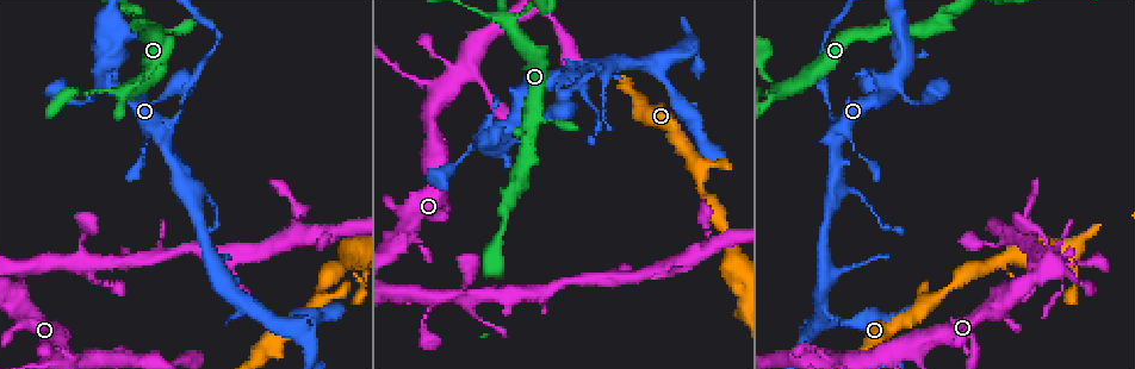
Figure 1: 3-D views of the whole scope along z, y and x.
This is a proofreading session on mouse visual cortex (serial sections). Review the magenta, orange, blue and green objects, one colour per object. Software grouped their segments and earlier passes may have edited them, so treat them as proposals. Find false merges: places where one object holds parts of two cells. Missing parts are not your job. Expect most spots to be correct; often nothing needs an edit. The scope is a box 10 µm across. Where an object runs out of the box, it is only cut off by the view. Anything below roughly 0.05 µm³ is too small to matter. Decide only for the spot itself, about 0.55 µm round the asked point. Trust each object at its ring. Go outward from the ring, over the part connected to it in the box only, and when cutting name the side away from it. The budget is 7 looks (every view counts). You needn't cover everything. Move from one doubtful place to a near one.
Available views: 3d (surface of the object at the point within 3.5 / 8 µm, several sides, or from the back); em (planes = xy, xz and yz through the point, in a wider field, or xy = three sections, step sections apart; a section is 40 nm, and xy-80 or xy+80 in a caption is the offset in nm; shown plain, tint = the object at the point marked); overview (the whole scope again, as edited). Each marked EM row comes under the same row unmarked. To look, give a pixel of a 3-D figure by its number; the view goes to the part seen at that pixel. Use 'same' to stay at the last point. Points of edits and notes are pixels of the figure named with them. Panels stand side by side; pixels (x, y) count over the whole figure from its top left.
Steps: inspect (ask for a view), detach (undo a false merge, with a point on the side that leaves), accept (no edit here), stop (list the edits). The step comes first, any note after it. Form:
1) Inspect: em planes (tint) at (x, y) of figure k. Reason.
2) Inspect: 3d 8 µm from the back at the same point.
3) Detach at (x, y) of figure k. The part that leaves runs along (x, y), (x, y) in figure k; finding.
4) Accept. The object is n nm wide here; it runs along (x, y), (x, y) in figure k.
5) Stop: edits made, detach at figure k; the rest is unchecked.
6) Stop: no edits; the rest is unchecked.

Inspect: 3d 3.5 µm at (690, 45) of figure 1. Abrupt turn.

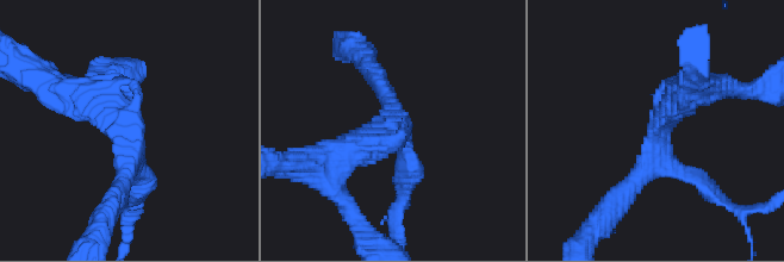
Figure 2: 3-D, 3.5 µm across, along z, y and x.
Inspect: em xy step 2 (tint) at (659, 143) of figure 2. 3 arms meet here; the arms are 250, 250, 450 nm wide.

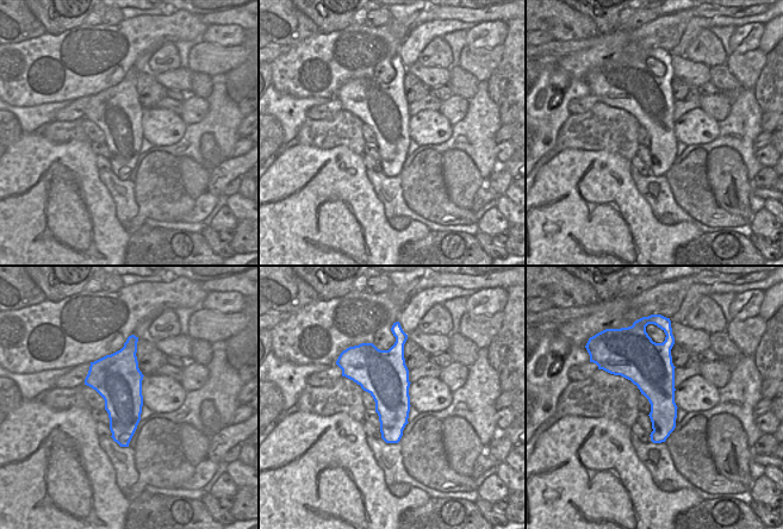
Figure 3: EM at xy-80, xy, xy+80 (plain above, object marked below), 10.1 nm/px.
Accept. It runs along (82, 95), (130, 132), (141, 194) in figure 2; continuous, no second cell.

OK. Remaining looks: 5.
Inspect: 3d 3.5 µm at (235, 258) of figure 1. A fork.

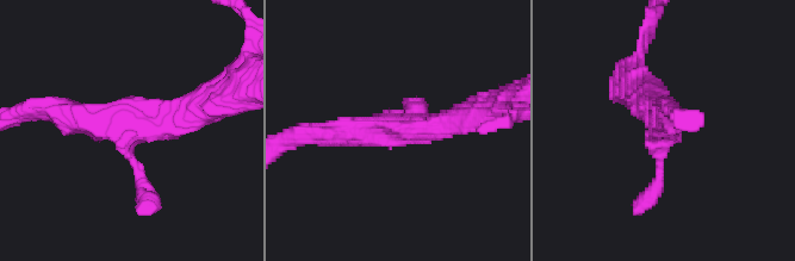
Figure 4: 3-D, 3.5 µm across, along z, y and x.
Accept. Continuous, no second cell.

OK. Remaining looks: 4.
Inspect: 3d 8 µm at (830, 105) of figure 1. Thin neck.

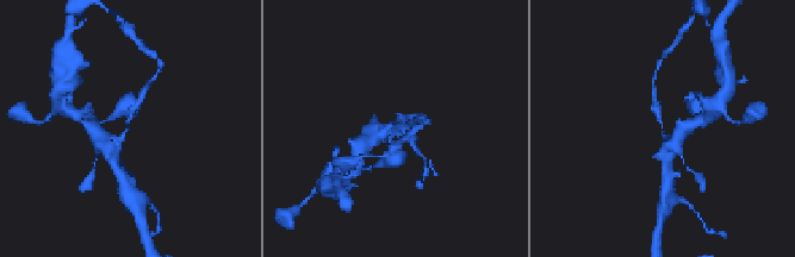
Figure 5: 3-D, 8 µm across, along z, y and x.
Inspect: 3d 3.5 µm at the same point.

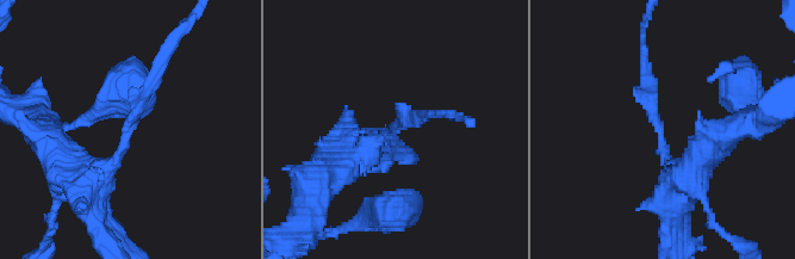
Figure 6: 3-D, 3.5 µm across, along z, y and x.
Inspect: em planes (tint) at (390, 128) of figure 6.

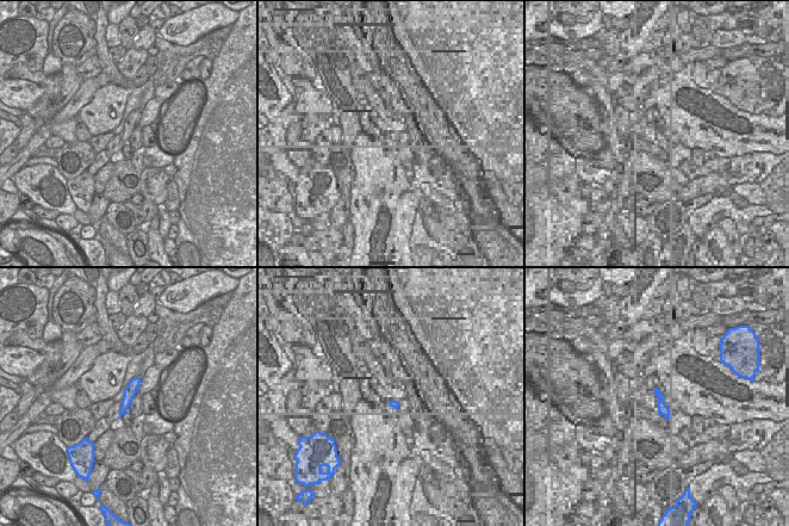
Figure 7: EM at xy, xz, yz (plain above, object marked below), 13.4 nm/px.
Accept. It runs along (78, 179), (115, 161), (159, 66) in figure 6; all the same cell.

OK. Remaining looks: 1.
Stop: no edits; the rest is unchecked.

